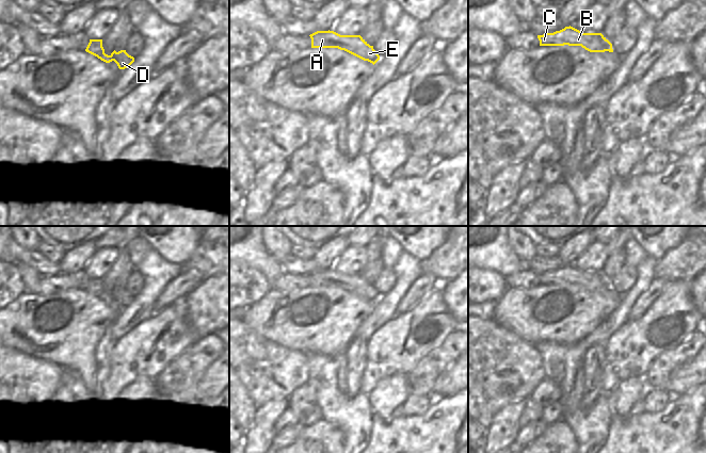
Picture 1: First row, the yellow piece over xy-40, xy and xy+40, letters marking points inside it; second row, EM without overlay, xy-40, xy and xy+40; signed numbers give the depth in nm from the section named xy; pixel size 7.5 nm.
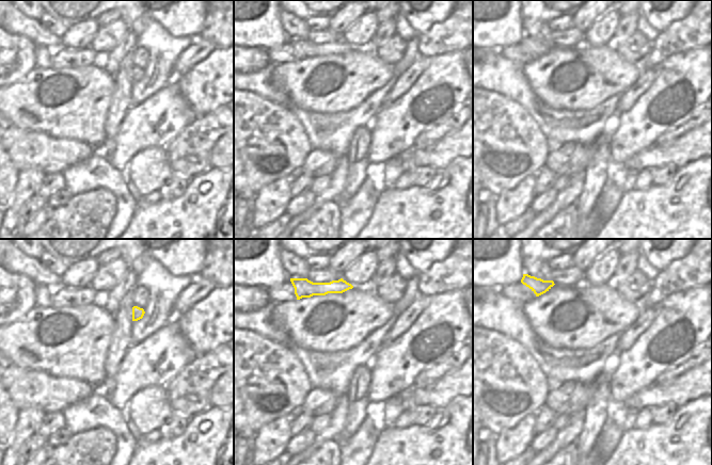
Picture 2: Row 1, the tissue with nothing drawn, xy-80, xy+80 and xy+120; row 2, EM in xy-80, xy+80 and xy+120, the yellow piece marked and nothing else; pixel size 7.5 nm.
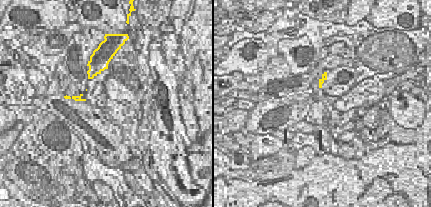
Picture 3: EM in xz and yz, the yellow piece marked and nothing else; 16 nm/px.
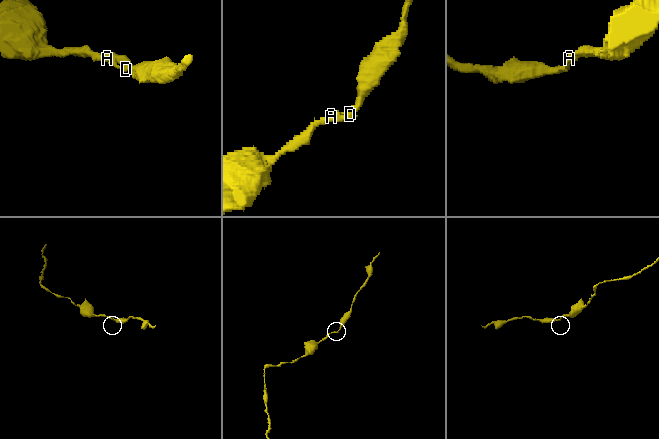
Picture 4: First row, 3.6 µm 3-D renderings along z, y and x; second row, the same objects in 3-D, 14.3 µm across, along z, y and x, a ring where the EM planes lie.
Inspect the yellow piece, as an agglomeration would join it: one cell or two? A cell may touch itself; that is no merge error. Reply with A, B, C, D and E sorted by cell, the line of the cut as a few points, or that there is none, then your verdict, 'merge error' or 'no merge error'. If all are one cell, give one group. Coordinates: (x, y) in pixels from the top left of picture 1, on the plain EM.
groups A B C D E; cut none; no merge error

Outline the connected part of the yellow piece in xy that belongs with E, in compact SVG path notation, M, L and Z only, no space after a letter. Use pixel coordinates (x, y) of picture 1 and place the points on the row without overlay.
M317 270L309 274L311 287L338 287L373 304L380 294L360 274L340 274L334 270Z

